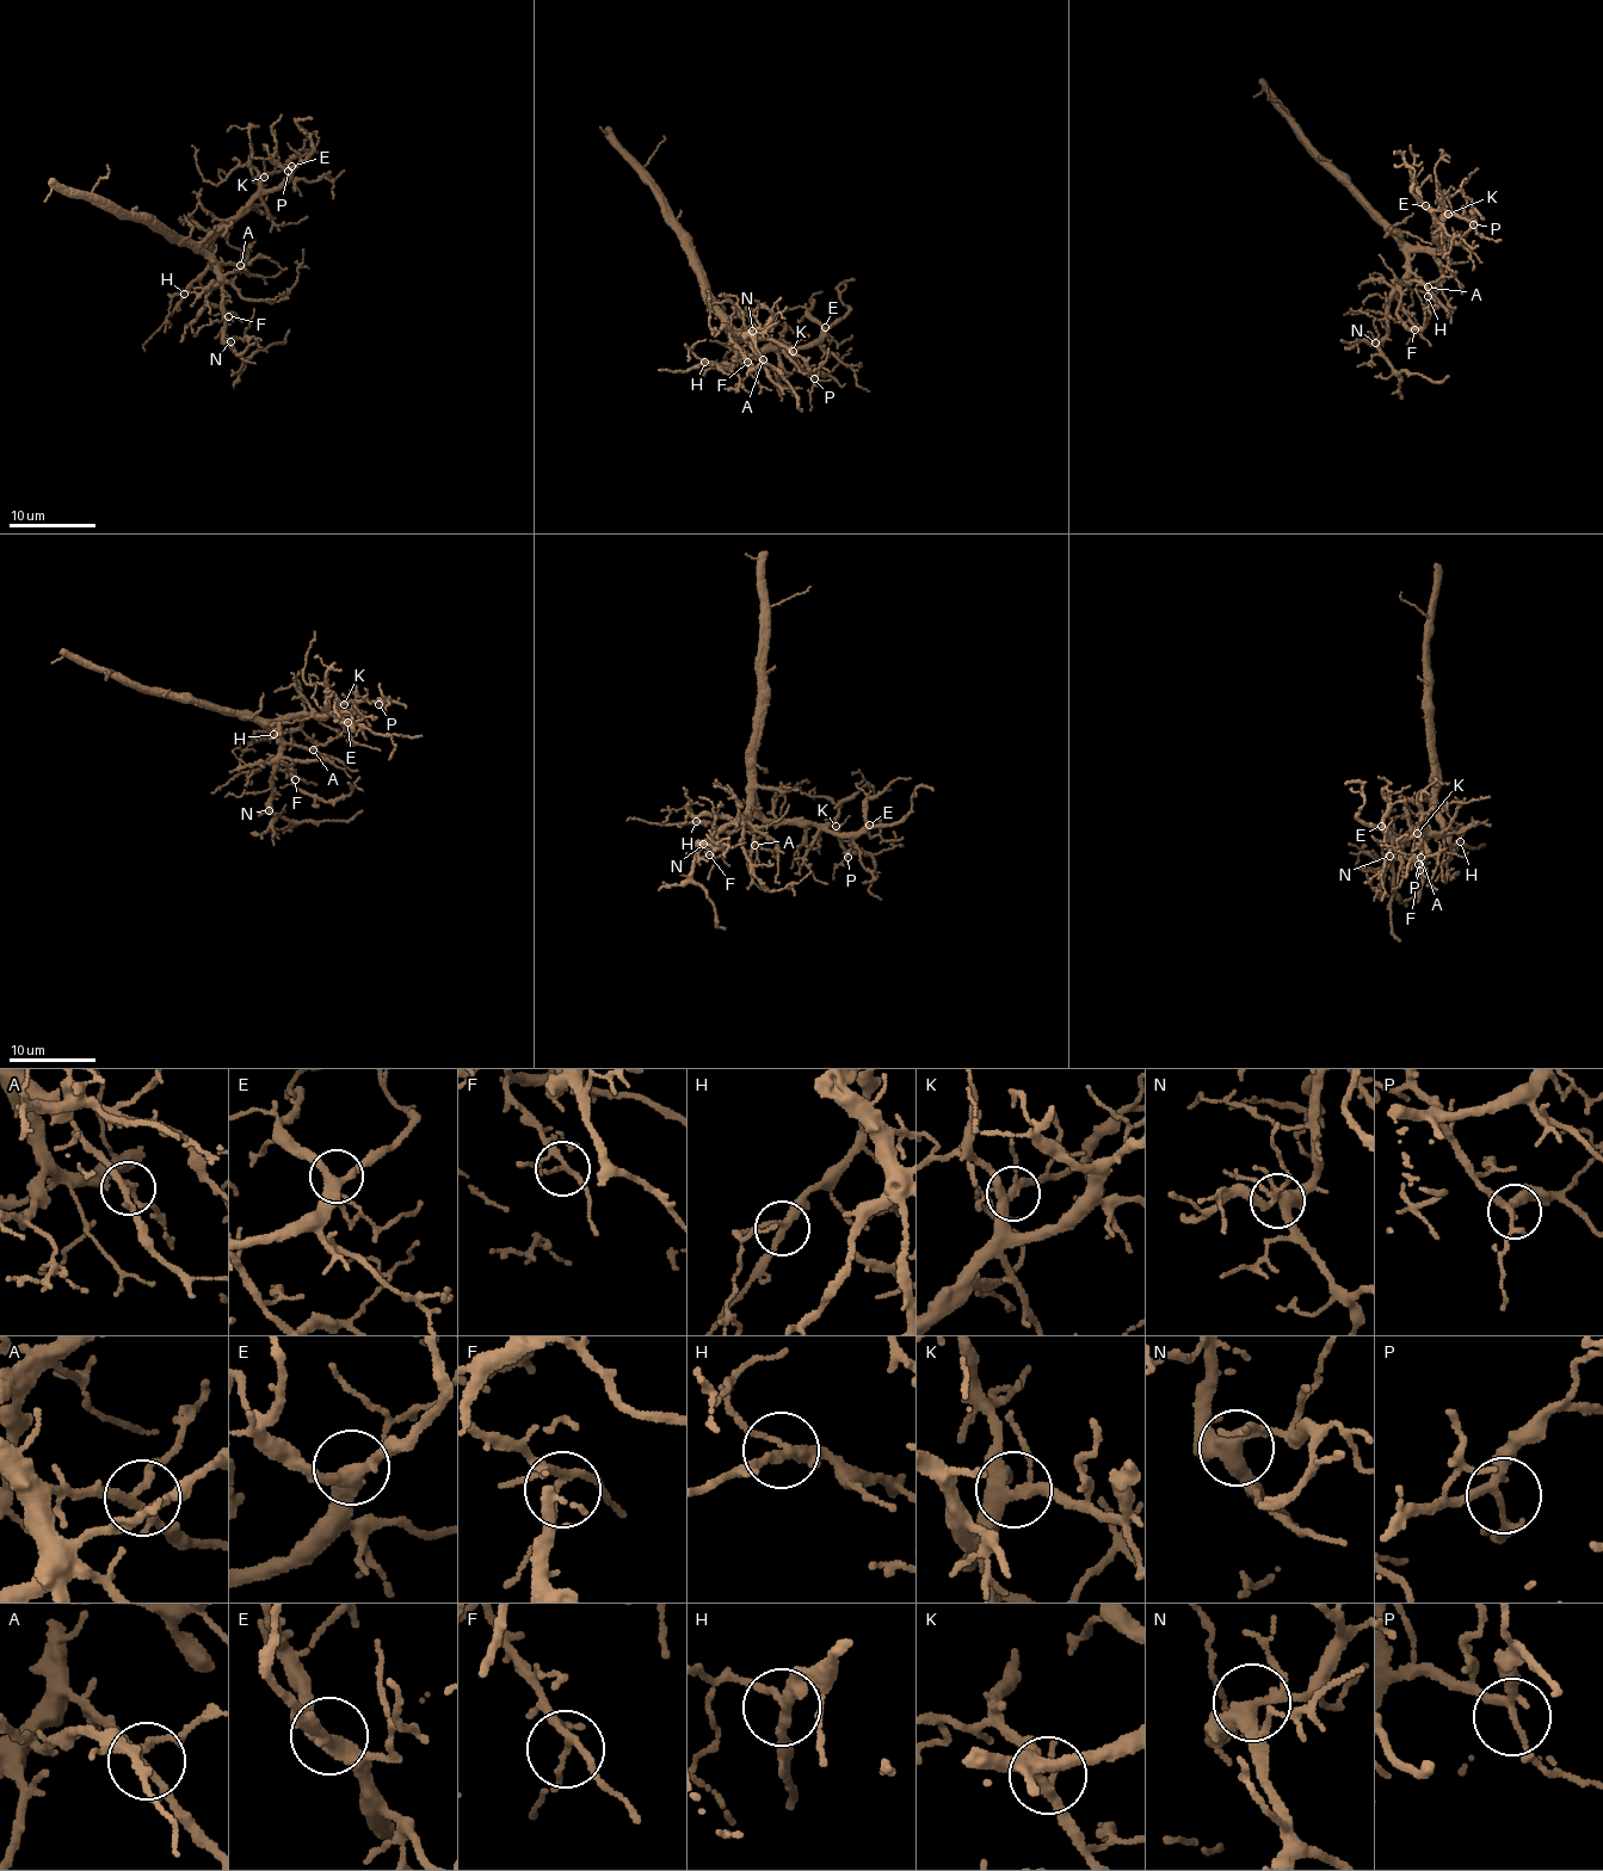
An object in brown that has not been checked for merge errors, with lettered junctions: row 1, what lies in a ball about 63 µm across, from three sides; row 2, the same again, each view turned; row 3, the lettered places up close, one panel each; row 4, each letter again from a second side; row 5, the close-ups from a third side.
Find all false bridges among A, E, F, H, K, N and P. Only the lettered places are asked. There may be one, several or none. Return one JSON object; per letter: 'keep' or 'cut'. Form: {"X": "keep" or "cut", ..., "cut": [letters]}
{"A": "keep", "E": "keep", "F": "keep", "H": "keep", "K": "keep", "N": "keep", "P": "keep", "cut": []}

